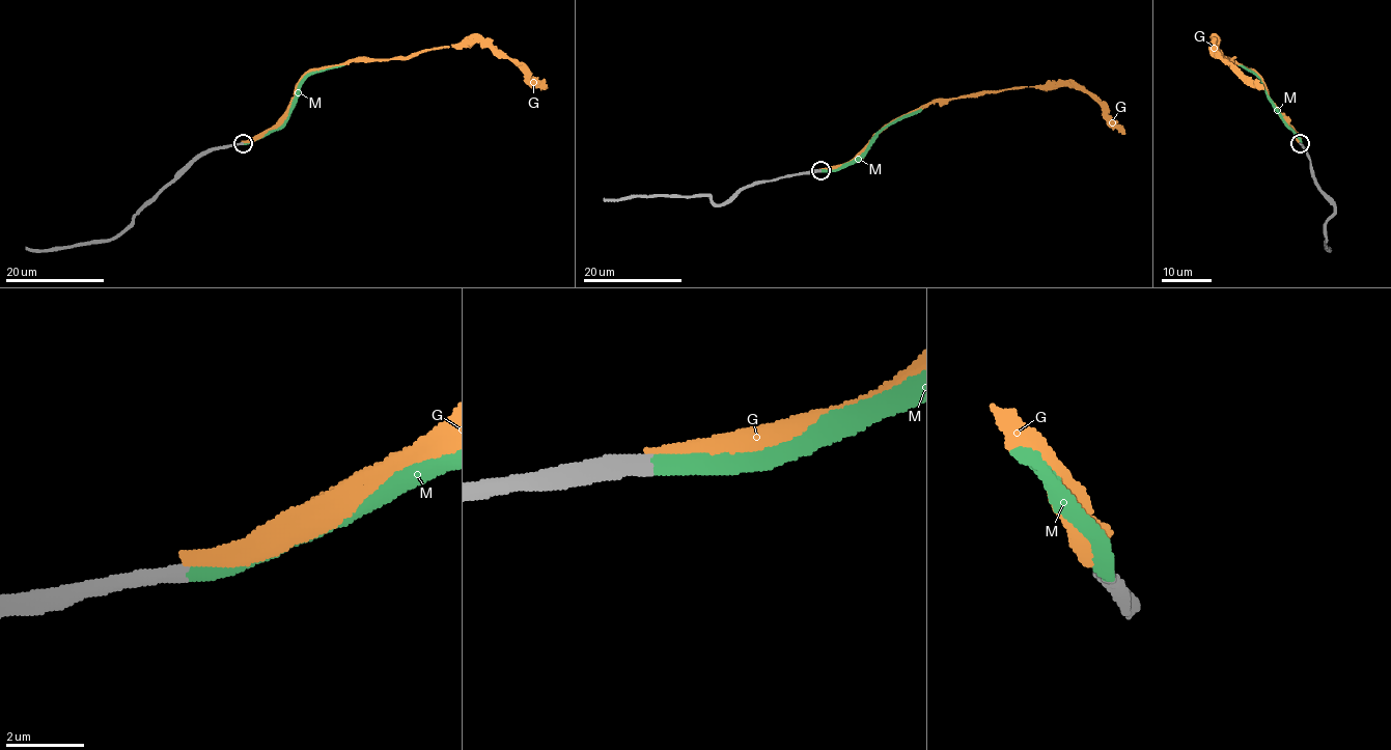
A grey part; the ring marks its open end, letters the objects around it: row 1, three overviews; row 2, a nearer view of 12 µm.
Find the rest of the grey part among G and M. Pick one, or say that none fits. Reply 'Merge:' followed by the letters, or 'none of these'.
Merge: M

